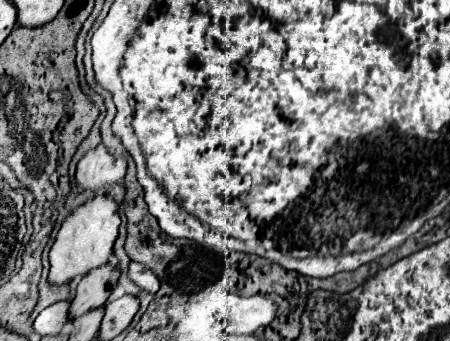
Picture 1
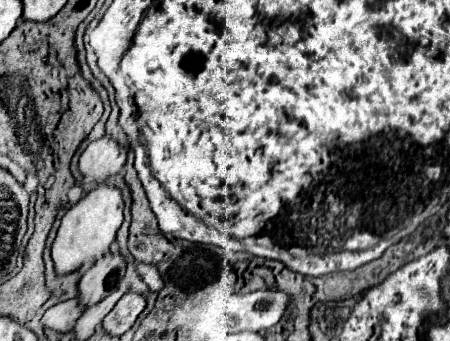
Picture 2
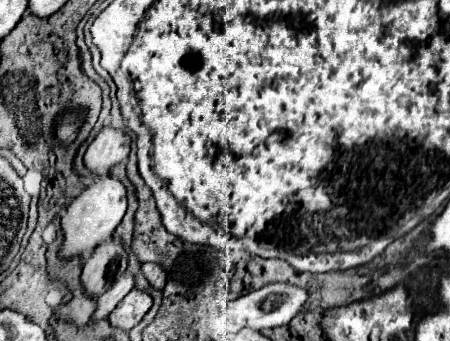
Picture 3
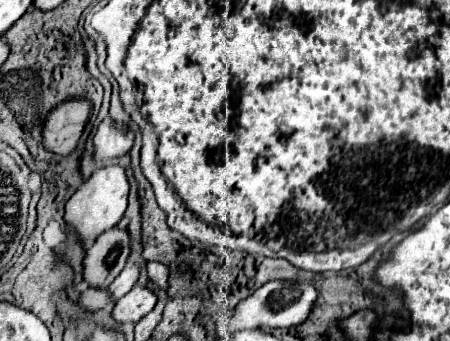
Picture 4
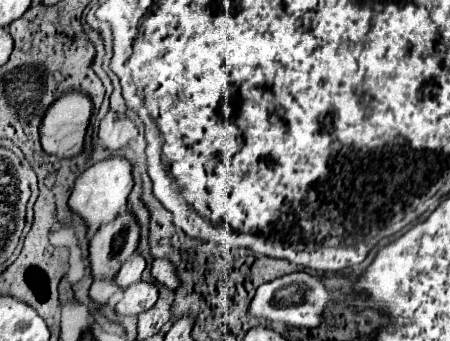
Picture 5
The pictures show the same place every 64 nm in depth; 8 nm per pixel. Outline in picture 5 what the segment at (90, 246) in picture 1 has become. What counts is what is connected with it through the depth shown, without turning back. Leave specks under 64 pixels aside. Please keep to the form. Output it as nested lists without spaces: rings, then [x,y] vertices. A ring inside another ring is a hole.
[[[112,156],[112,158],[100,160],[94,166],[86,168],[76,178],[68,204],[76,214],[80,214],[86,220],[88,234],[92,236],[96,232],[96,228],[100,228],[100,224],[112,220],[112,216],[116,216],[116,212],[124,210],[124,204],[126,204],[126,198],[128,198],[132,186],[134,186],[132,164],[122,156]]]

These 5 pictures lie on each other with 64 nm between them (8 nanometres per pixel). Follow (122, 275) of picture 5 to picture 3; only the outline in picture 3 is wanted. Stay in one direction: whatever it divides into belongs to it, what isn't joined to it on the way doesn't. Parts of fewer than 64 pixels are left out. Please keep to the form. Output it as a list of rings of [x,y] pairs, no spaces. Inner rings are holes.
[[[126,272],[120,280],[116,280],[98,300],[100,300],[100,308],[96,308],[94,312],[94,320],[100,320],[100,318],[106,318],[114,308],[116,304],[134,288],[134,276],[130,272]]]

